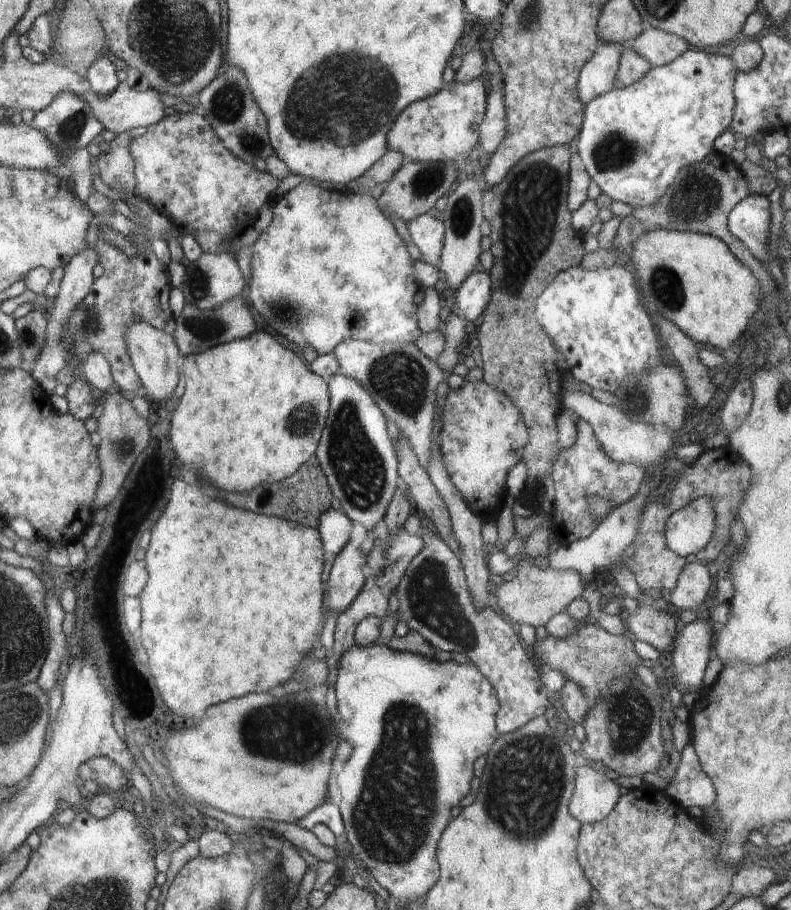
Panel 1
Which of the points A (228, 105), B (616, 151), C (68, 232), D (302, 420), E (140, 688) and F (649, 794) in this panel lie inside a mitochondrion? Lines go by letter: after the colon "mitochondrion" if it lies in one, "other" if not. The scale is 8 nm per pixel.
A: mitochondrion
B: mitochondrion
C: other
D: mitochondrion
E: other
F: other

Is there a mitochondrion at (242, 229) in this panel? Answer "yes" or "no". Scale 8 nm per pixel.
no

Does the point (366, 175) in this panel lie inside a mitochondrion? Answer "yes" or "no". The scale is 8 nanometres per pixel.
no

